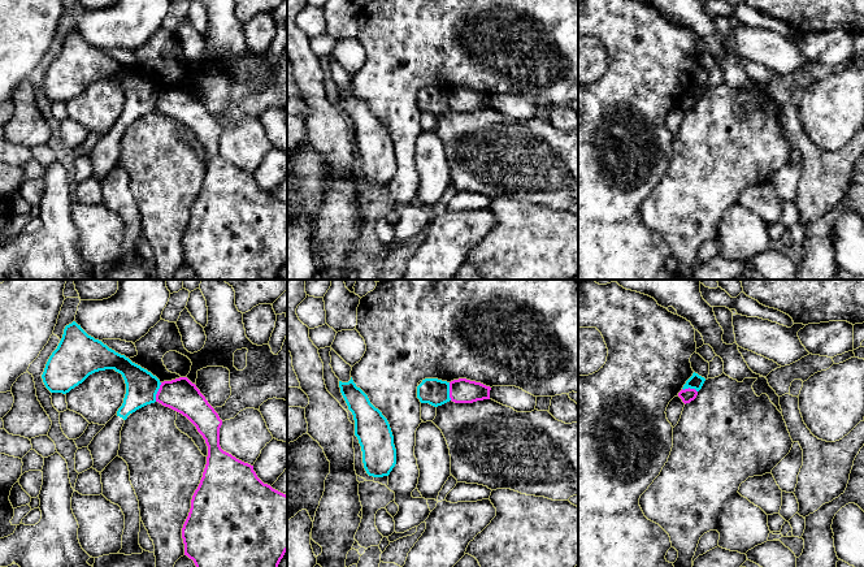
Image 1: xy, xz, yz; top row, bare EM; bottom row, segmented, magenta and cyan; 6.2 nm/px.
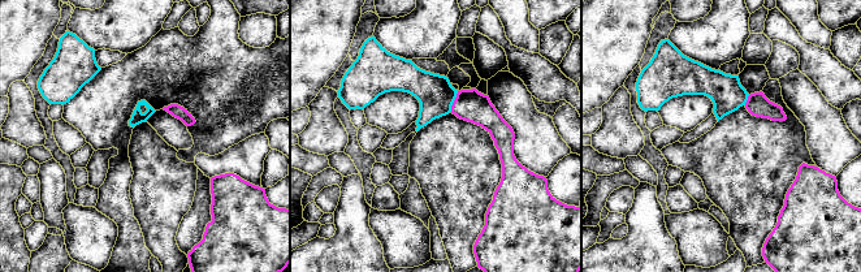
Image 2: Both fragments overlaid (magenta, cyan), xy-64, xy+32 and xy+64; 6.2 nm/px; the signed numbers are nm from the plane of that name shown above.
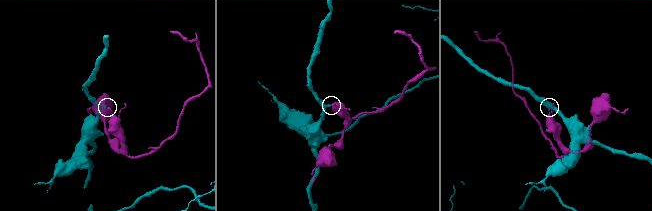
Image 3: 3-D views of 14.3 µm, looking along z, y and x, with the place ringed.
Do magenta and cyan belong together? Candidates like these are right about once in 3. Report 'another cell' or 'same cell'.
another cell

